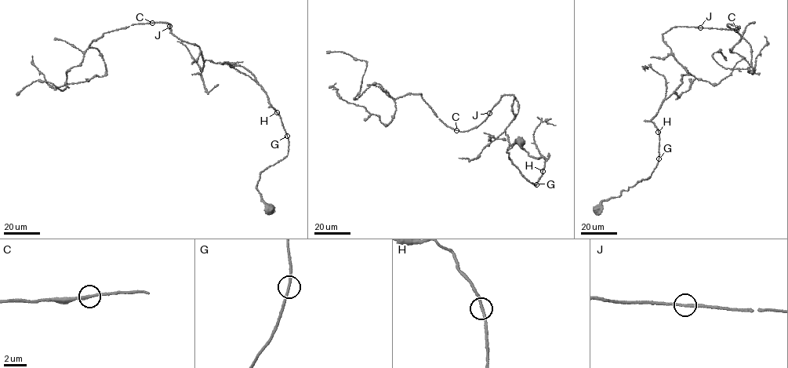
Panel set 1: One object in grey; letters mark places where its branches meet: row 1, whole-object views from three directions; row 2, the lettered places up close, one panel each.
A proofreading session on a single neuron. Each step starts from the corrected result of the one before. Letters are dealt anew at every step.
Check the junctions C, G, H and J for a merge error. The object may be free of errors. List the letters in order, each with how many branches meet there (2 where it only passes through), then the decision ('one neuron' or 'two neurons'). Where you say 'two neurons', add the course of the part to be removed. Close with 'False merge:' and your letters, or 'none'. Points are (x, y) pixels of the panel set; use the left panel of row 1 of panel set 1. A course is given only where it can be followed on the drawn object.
C: branches 2; one neuron
G: branches 2; one neuron
H: branches 2; one neuron
J: branches 2; one neuron
False merge: none

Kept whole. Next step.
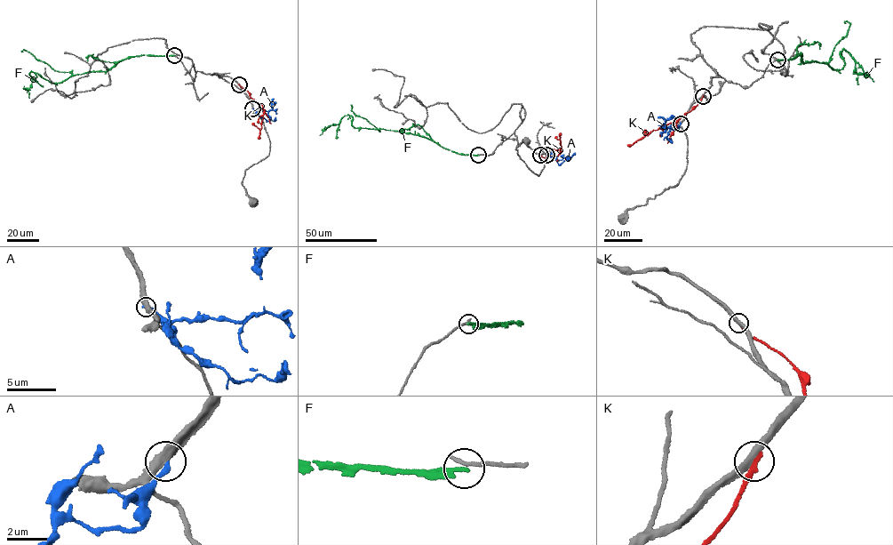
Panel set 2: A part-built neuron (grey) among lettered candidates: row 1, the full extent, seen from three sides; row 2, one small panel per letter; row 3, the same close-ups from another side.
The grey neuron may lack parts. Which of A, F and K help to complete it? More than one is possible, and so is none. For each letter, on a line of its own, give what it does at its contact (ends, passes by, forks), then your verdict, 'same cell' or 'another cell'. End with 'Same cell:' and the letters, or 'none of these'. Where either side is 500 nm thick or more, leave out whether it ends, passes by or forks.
A: it ends | another cell
F: it ends | another cell
K: it ends | another cell
Same cell: none of these

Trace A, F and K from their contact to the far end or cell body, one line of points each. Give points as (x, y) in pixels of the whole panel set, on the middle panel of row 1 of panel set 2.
A: (546, 155), (559, 160), (575, 152)
F: (478, 155), (457, 153), (415, 134), (354, 127), (352, 116), (347, 115), (320, 135)
K: (540, 155), (546, 158), (558, 155), (562, 148), (561, 133)

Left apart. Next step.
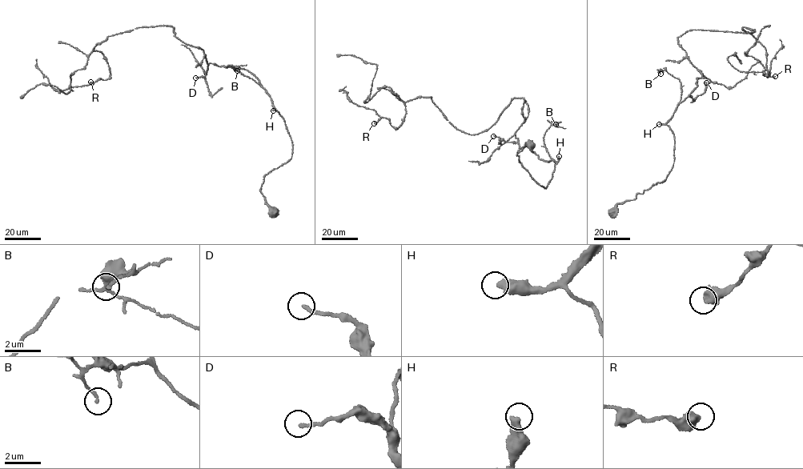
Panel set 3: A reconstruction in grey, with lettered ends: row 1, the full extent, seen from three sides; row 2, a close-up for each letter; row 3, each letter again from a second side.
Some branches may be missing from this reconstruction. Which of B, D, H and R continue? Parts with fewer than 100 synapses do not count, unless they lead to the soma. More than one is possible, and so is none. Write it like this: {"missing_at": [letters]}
{"missing_at": ["H"]}

